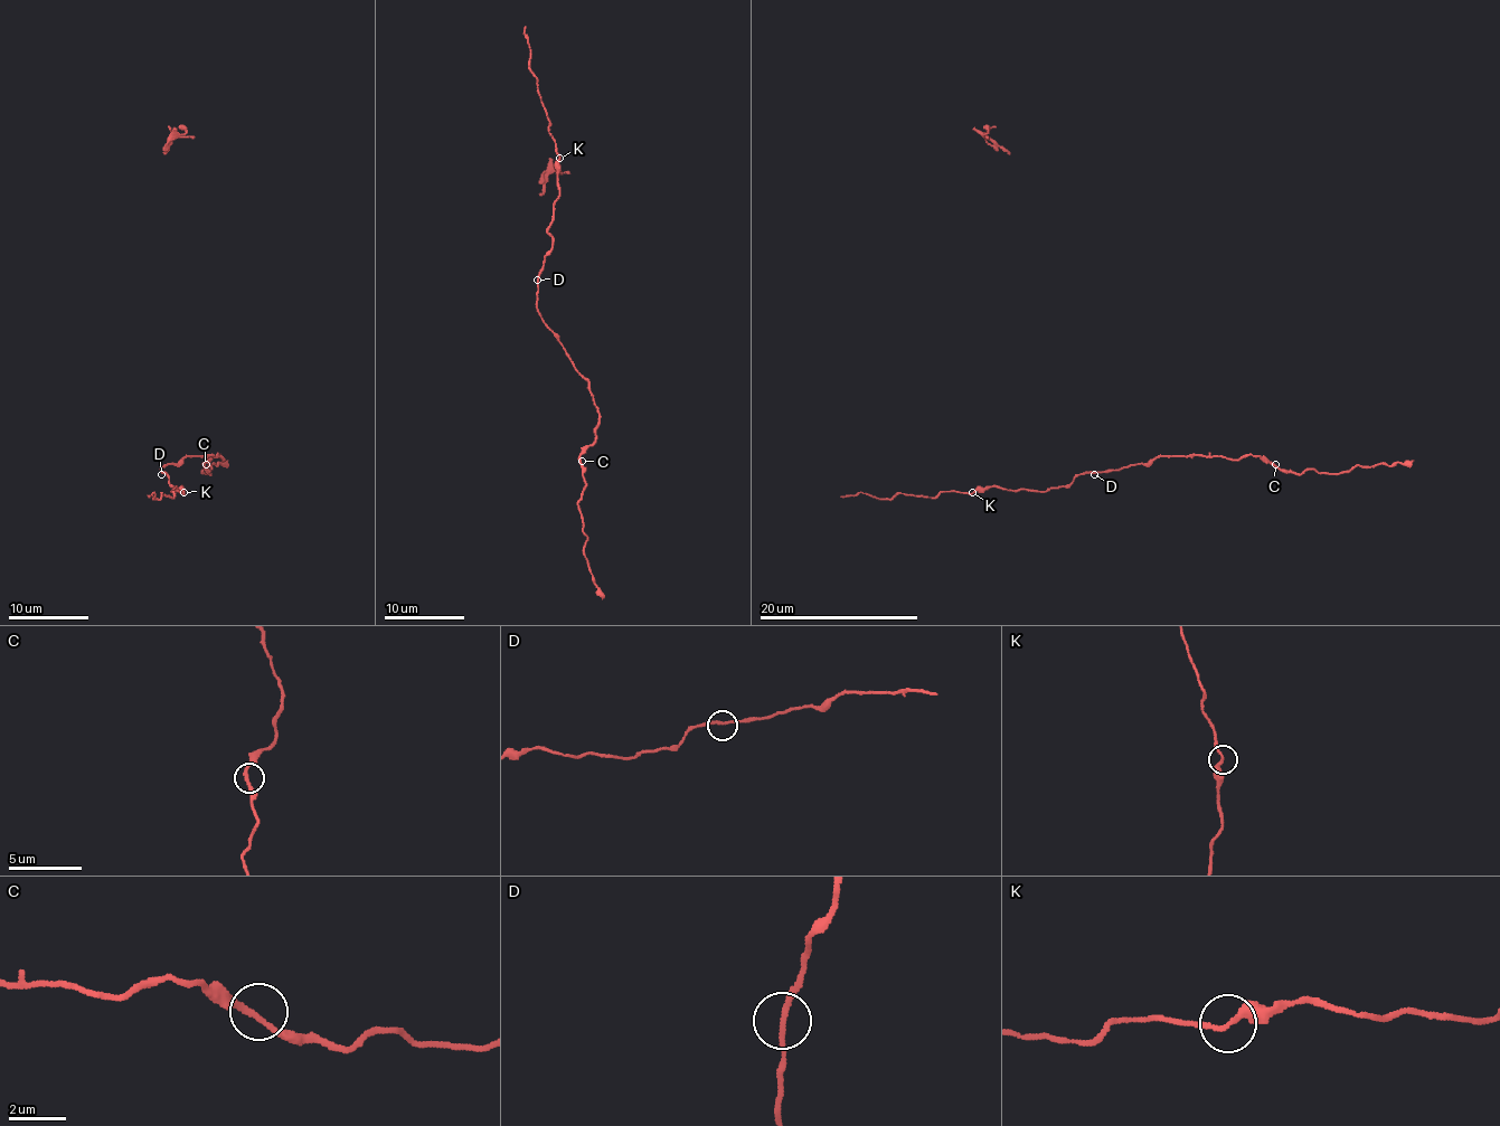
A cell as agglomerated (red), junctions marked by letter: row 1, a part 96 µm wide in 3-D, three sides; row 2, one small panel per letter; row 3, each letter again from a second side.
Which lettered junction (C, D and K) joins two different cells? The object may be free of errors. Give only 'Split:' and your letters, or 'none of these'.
Split: none of these

